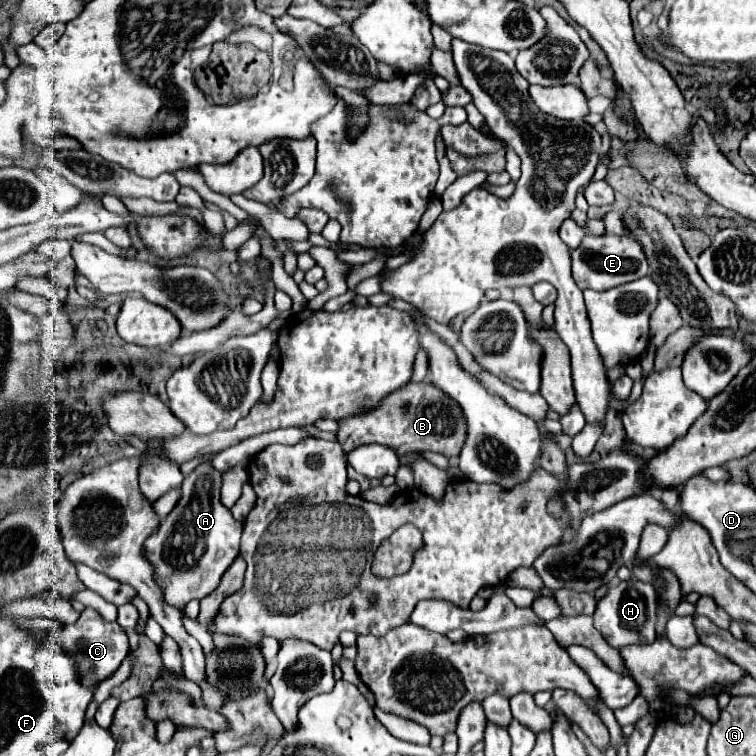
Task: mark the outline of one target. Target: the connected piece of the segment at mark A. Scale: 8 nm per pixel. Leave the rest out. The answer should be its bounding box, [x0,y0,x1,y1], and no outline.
[143,463,243,611]

